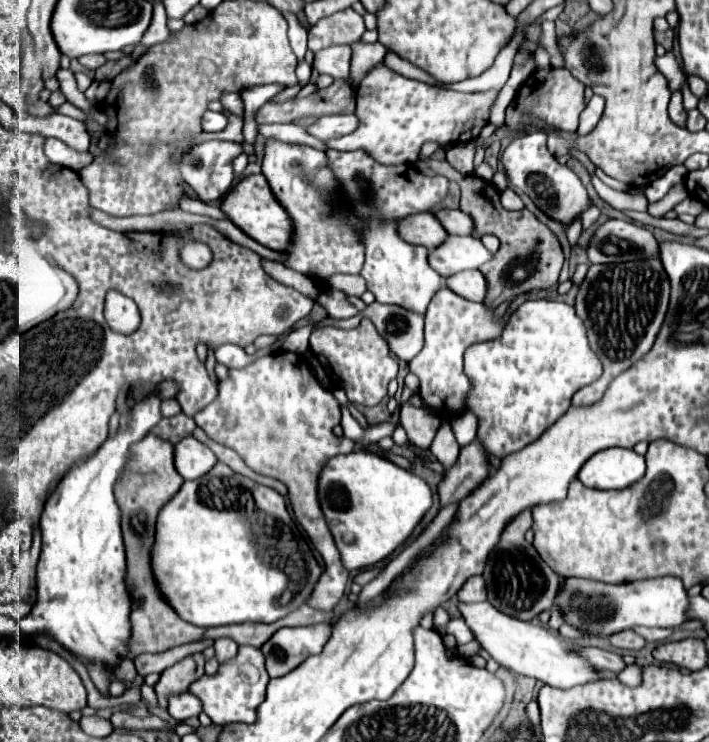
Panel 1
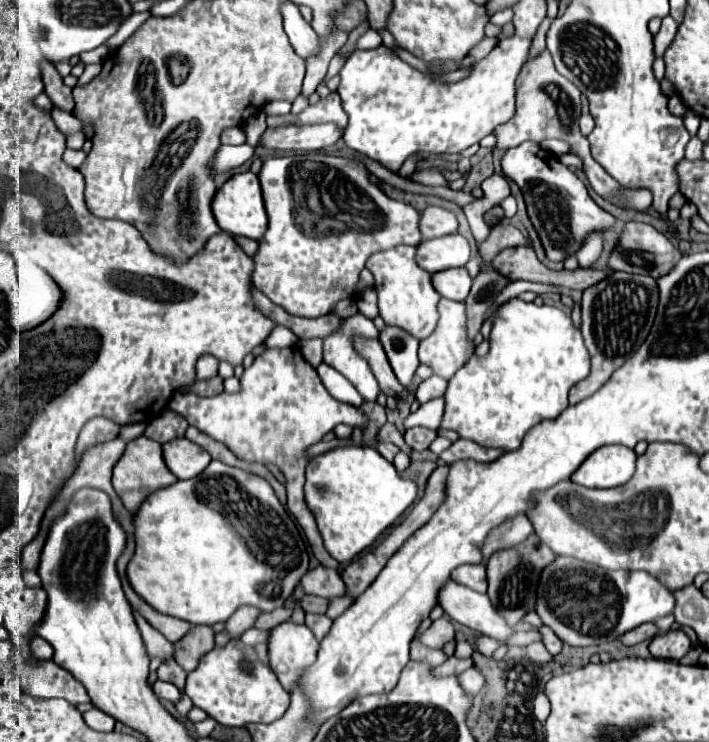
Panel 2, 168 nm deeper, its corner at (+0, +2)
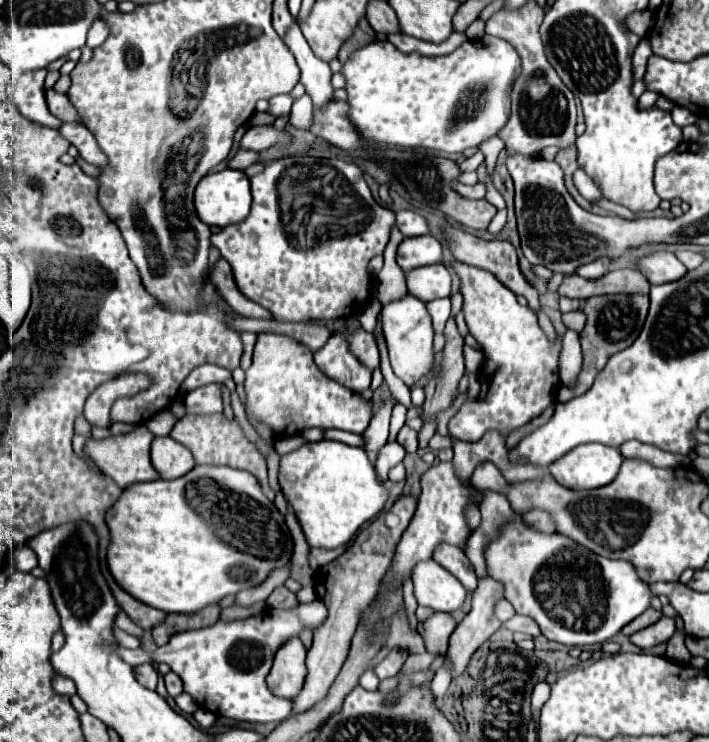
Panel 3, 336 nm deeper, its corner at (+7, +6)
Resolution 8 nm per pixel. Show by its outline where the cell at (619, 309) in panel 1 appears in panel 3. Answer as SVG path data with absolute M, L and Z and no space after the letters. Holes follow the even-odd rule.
M601 295L601 297L589 297L583 301L581 311L585 313L587 321L581 331L581 347L583 347L583 367L573 385L561 385L557 401L569 401L573 397L583 395L591 383L595 381L597 373L605 367L611 355L627 349L643 329L645 317L649 309L649 297L647 295Z

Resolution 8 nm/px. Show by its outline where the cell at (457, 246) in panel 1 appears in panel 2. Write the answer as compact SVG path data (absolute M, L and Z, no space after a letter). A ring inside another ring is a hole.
M458 233L438 239L426 239L416 247L416 251L418 265L430 273L438 273L450 267L464 267L470 259L470 245Z

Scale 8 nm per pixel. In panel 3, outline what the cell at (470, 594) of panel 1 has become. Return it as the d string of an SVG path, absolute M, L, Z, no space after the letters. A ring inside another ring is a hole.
M439 547L439 551L435 551L435 561L449 573L453 573L467 591L475 591L477 575L471 567L471 561L463 555L459 547Z

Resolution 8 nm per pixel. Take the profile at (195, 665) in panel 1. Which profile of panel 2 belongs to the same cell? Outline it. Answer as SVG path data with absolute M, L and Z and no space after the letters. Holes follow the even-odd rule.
M196 625L190 635L182 637L178 643L174 643L174 659L186 669L194 671L200 657L214 647L214 629L206 625Z

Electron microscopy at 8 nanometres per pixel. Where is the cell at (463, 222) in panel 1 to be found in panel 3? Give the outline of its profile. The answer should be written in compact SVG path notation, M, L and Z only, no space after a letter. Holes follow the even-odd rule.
M399 211L397 213L397 227L405 237L415 237L415 235L427 235L429 233L429 223L423 215L415 211Z

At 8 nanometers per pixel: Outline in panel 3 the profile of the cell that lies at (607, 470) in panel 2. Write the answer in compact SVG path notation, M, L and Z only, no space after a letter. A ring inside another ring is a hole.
M587 443L569 451L559 463L553 463L549 473L565 487L597 489L617 477L621 463L623 455L619 449L601 443Z

